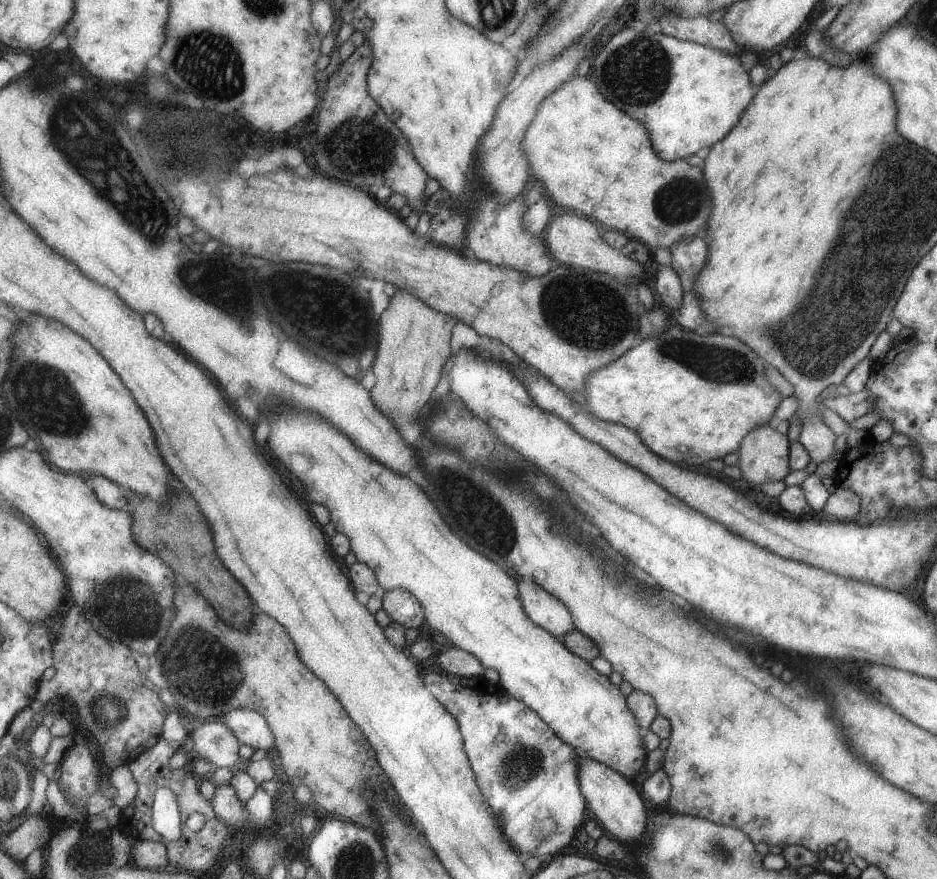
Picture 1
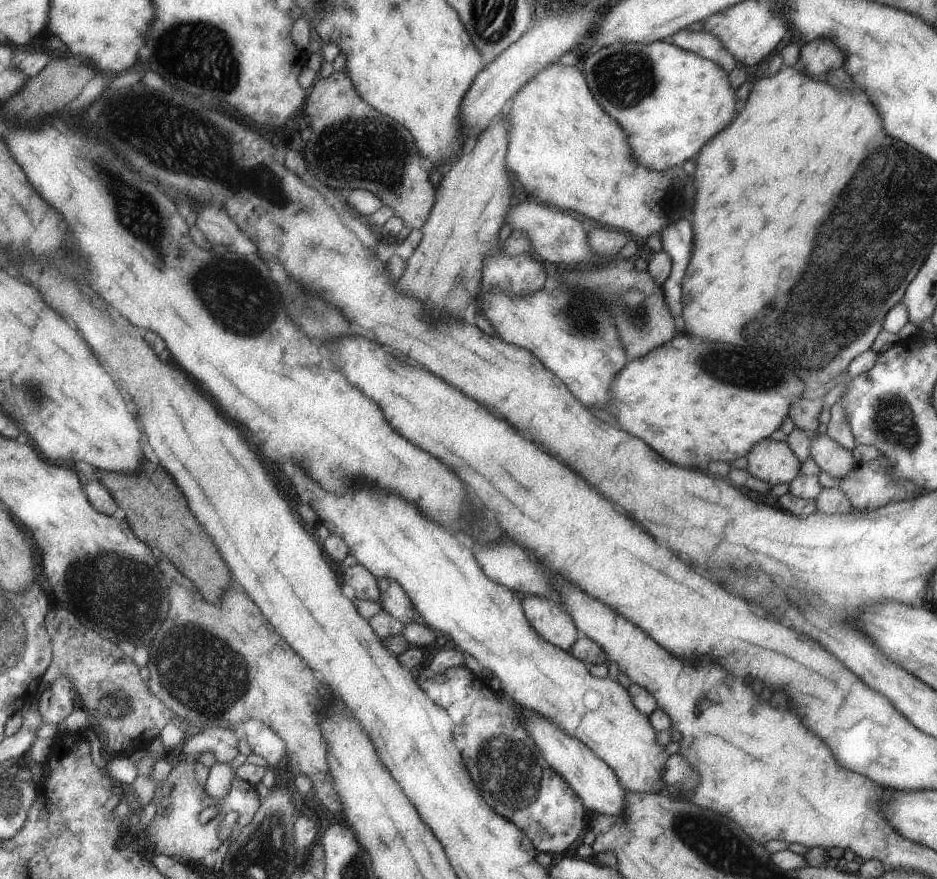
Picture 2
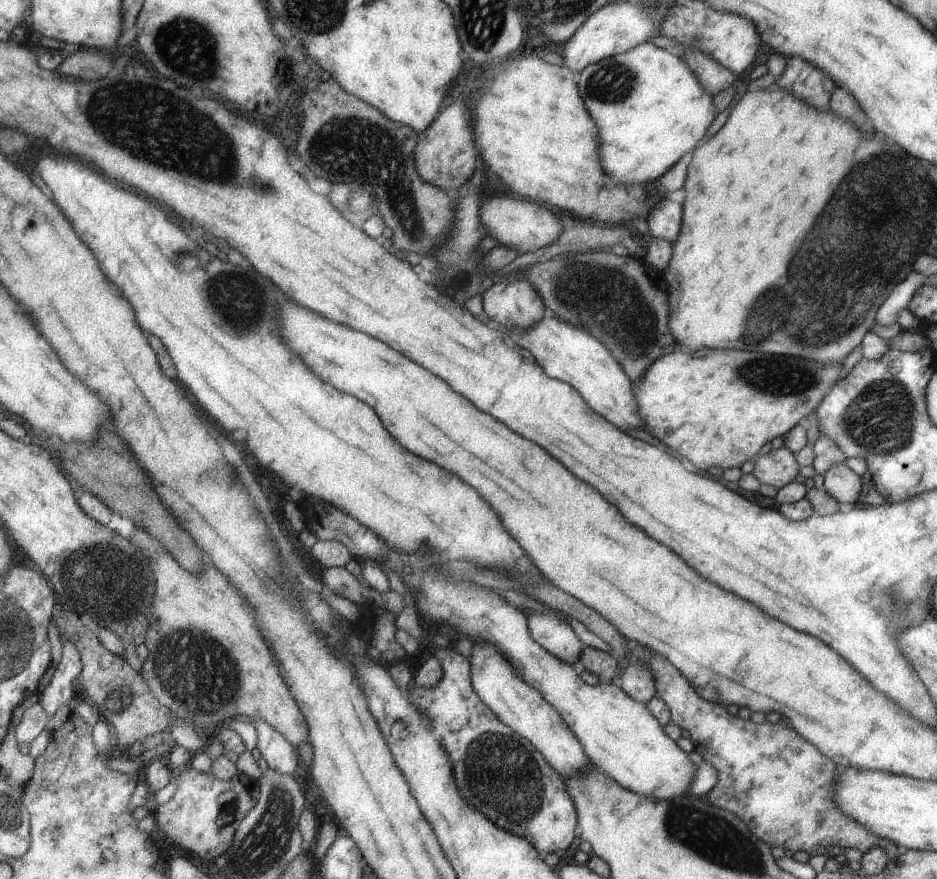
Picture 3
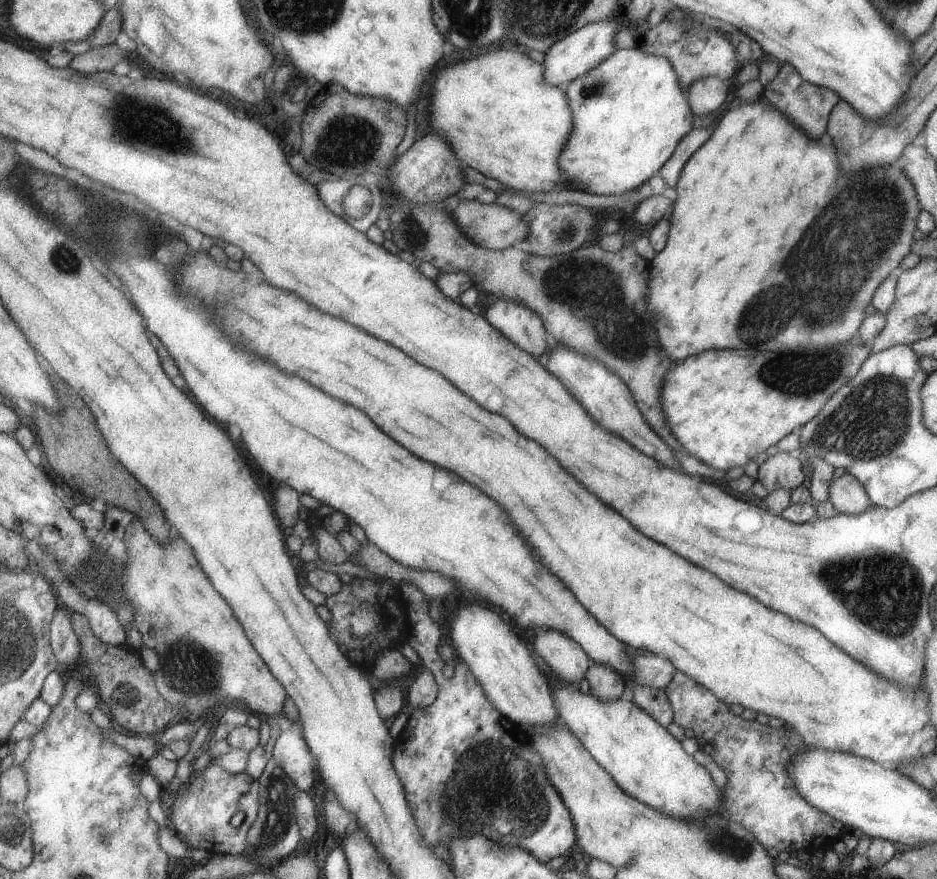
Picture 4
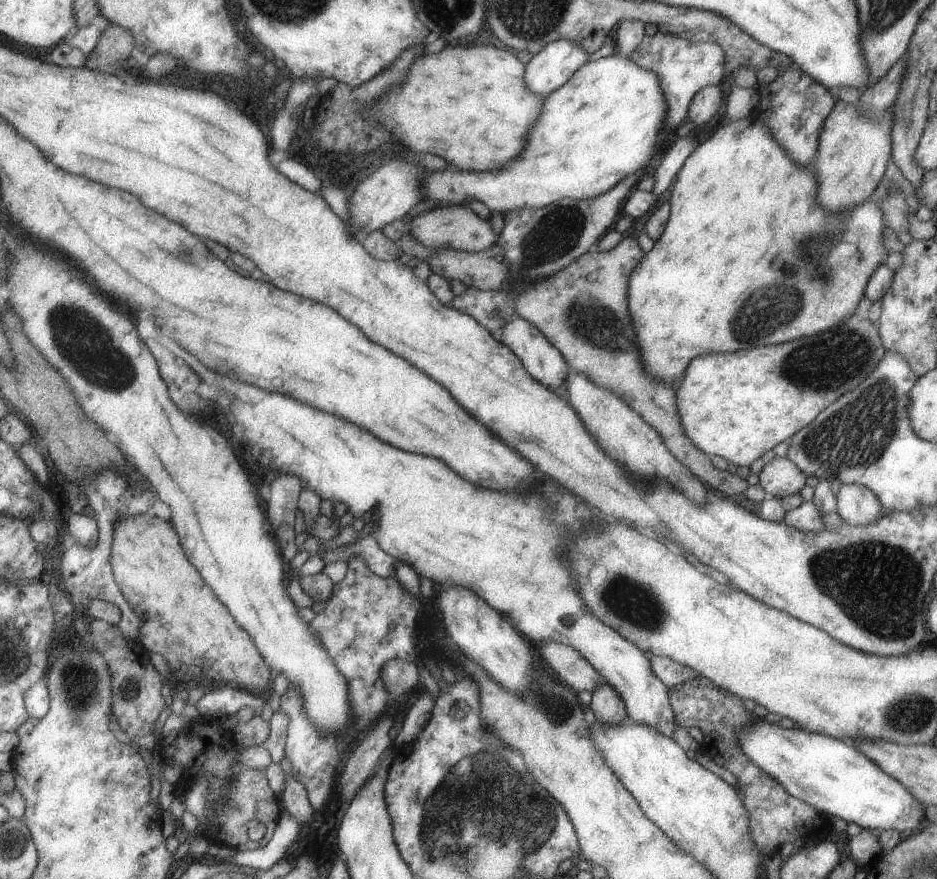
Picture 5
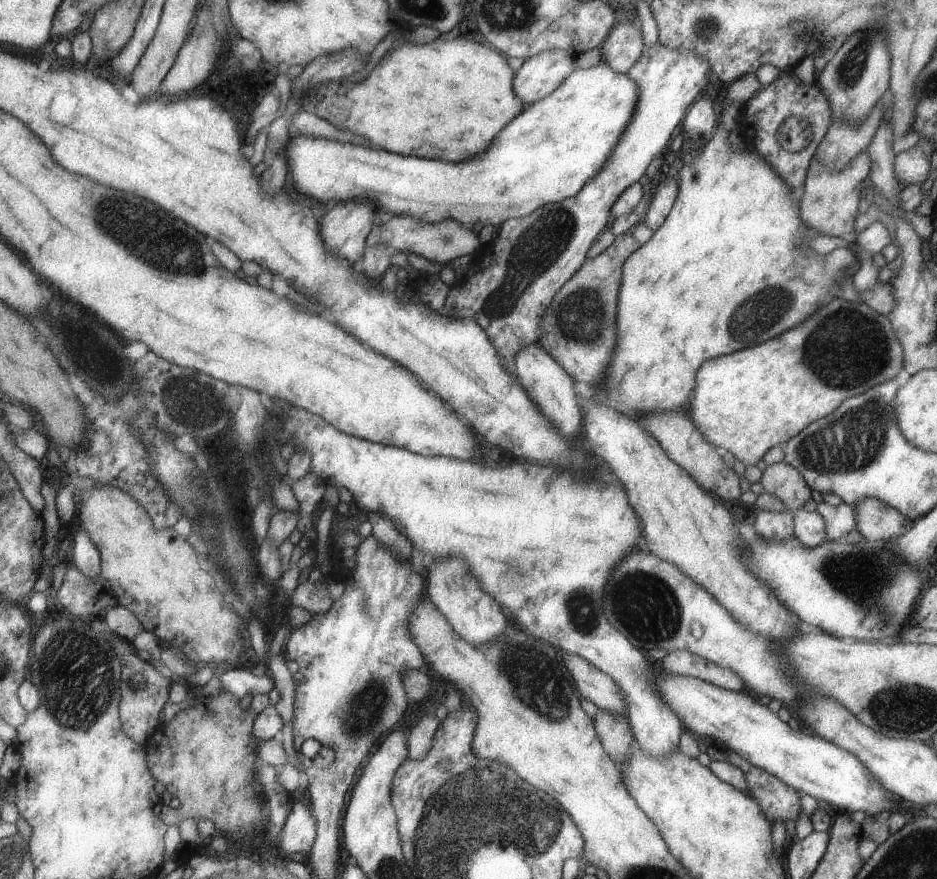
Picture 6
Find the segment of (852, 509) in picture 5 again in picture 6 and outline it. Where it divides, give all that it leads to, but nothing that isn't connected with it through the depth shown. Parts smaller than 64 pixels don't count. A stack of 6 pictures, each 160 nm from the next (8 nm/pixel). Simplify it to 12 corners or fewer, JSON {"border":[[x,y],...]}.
{"border":[[882,500],[855,506],[856,530],[868,541],[901,536],[906,516]]}

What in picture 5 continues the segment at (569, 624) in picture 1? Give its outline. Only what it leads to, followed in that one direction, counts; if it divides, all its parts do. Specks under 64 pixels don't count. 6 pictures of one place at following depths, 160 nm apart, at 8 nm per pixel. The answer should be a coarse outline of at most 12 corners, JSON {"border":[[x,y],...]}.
{"border":[[537,648],[541,660],[575,693],[592,693],[602,676],[574,648]]}

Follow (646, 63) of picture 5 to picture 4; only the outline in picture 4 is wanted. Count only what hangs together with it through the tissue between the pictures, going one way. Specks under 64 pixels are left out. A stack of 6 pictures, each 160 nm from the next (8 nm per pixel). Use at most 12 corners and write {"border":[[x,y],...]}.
{"border":[[690,16],[689,29],[663,19],[636,47],[663,57],[677,84],[737,71],[718,20]]}

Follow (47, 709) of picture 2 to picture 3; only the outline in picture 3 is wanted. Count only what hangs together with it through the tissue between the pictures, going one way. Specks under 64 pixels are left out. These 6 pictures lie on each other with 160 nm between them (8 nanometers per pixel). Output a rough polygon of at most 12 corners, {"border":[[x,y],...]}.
{"border":[[69,639],[40,703],[50,715],[73,706],[73,680],[84,669]]}

